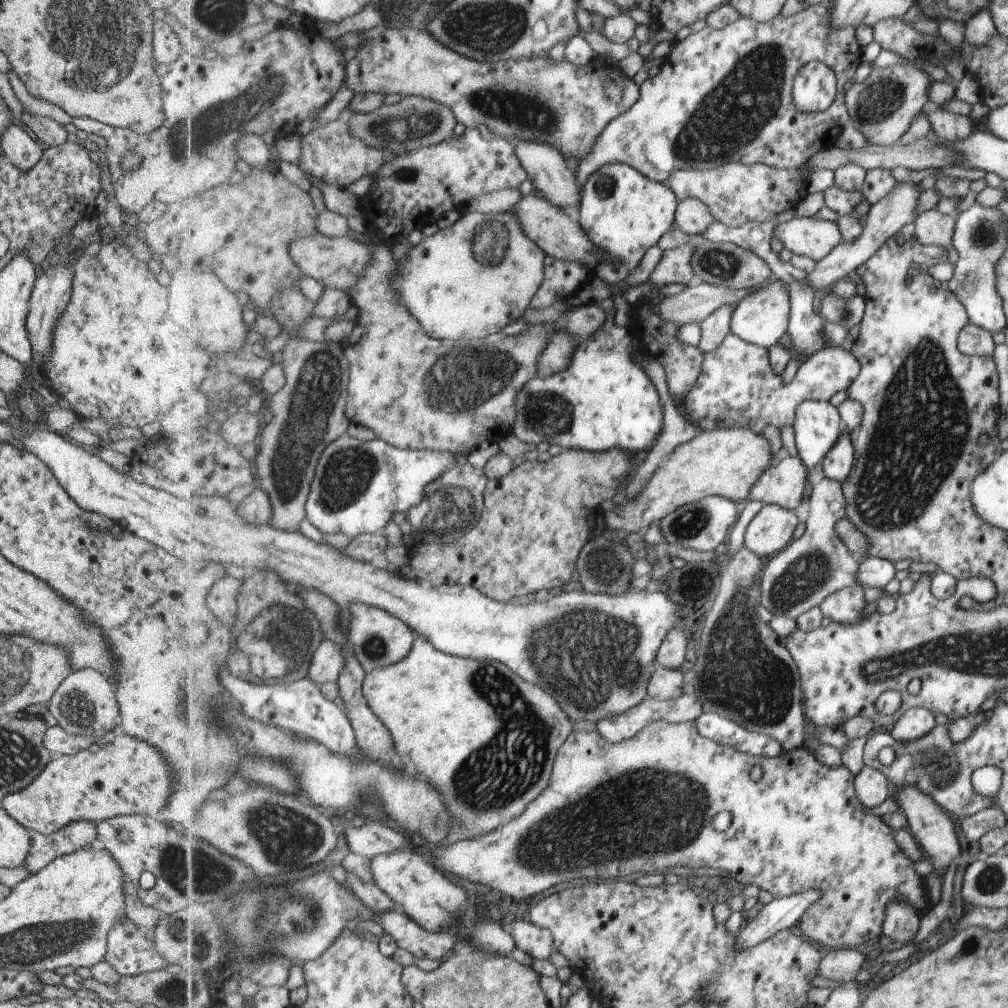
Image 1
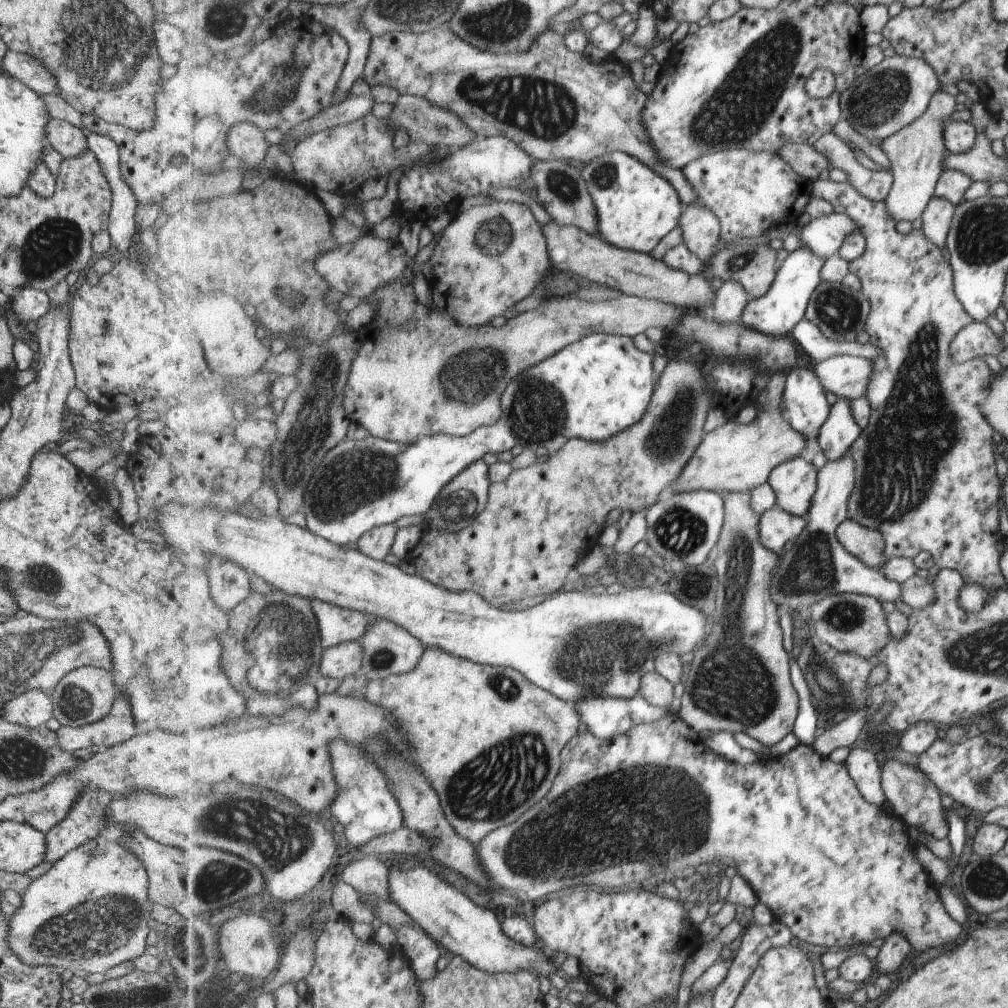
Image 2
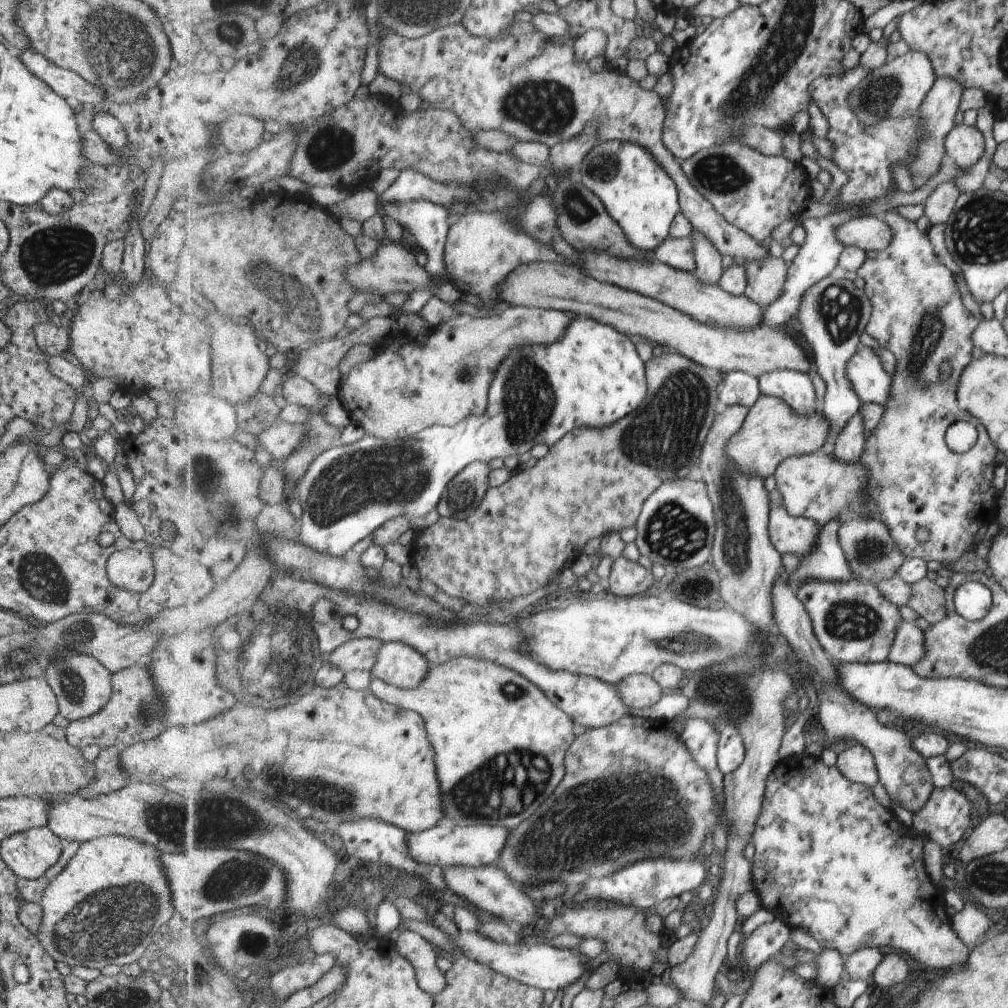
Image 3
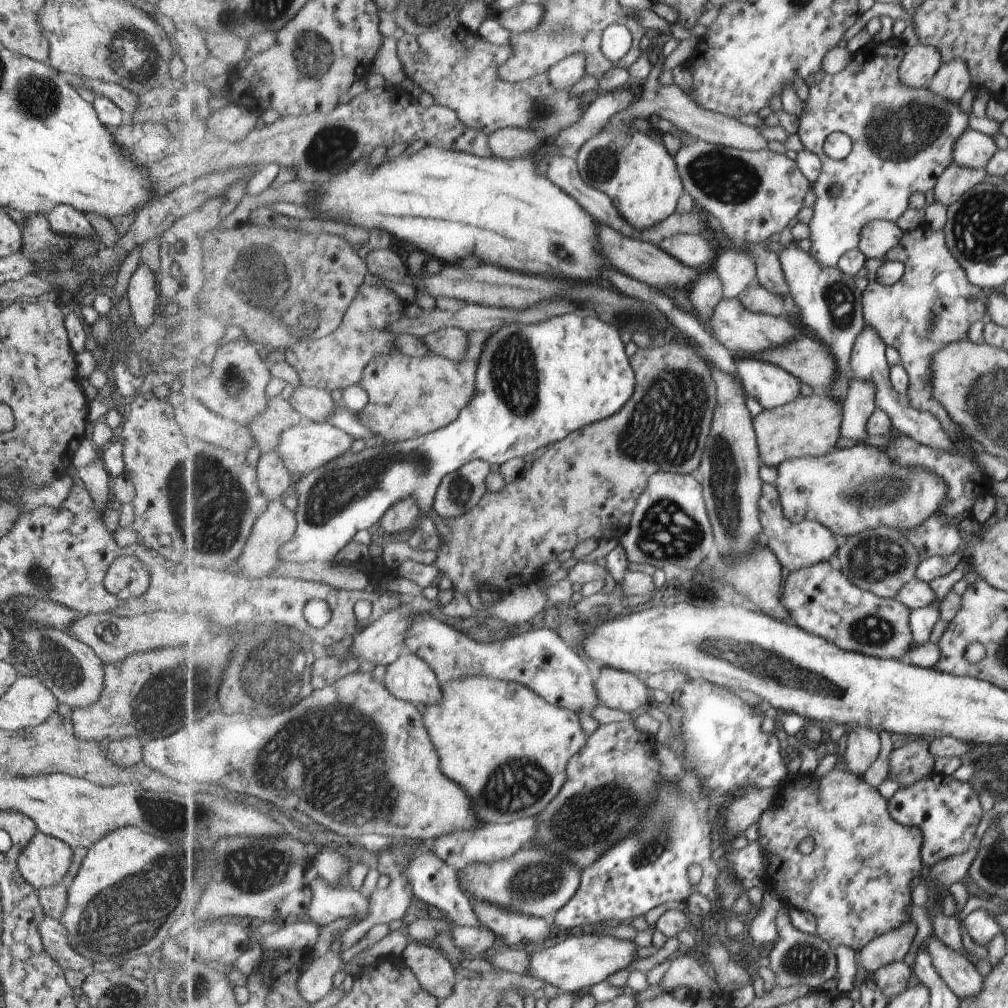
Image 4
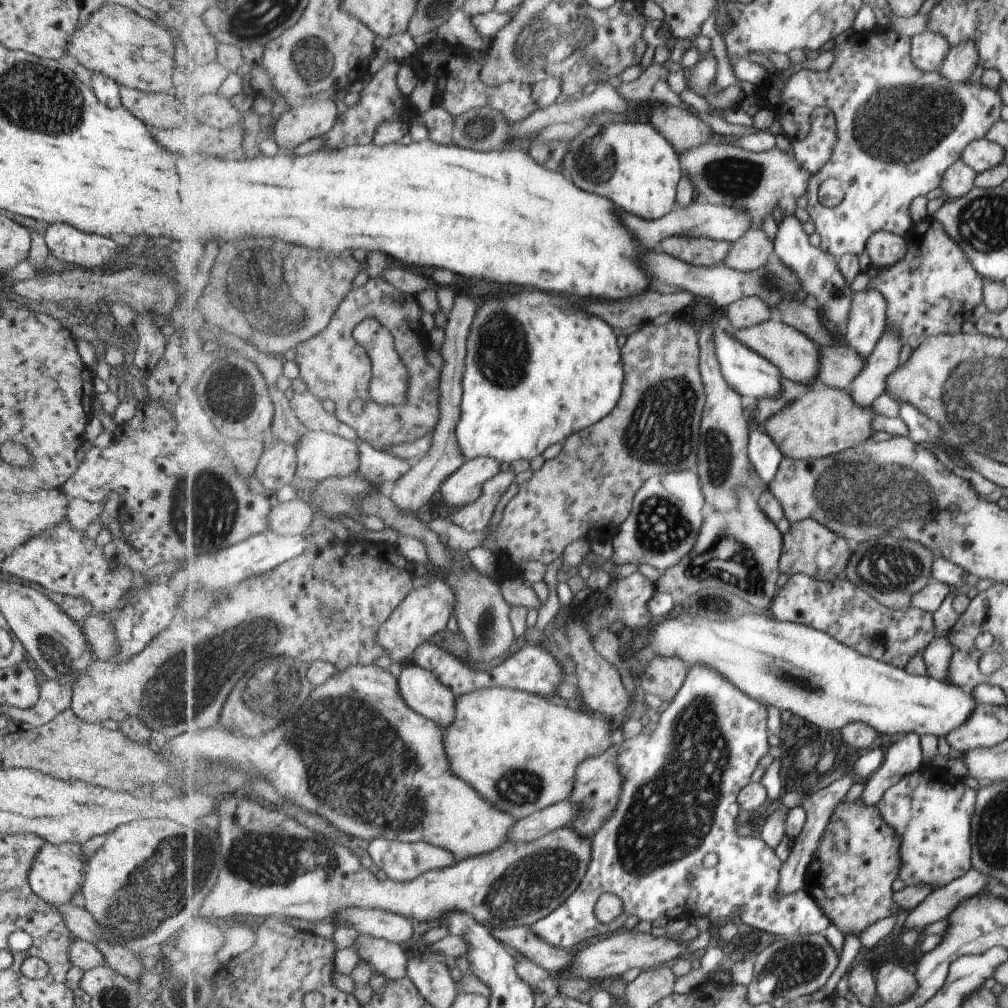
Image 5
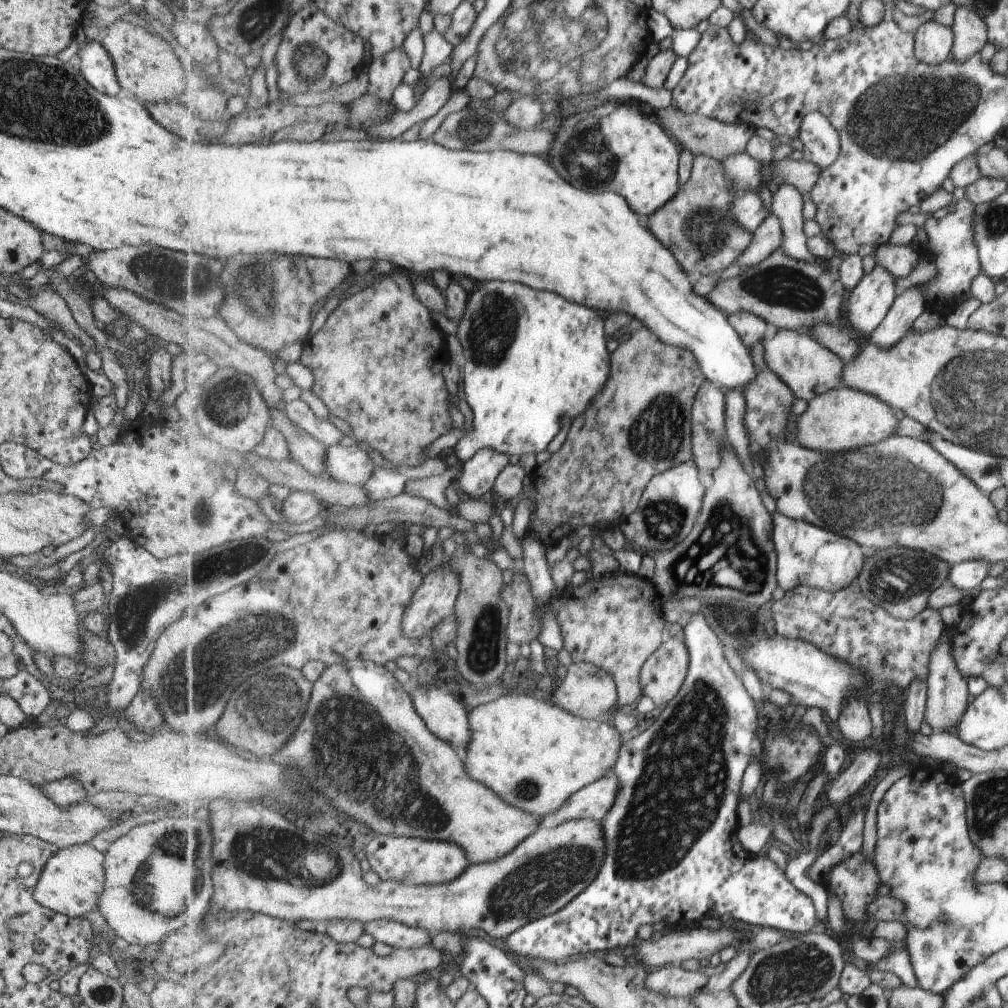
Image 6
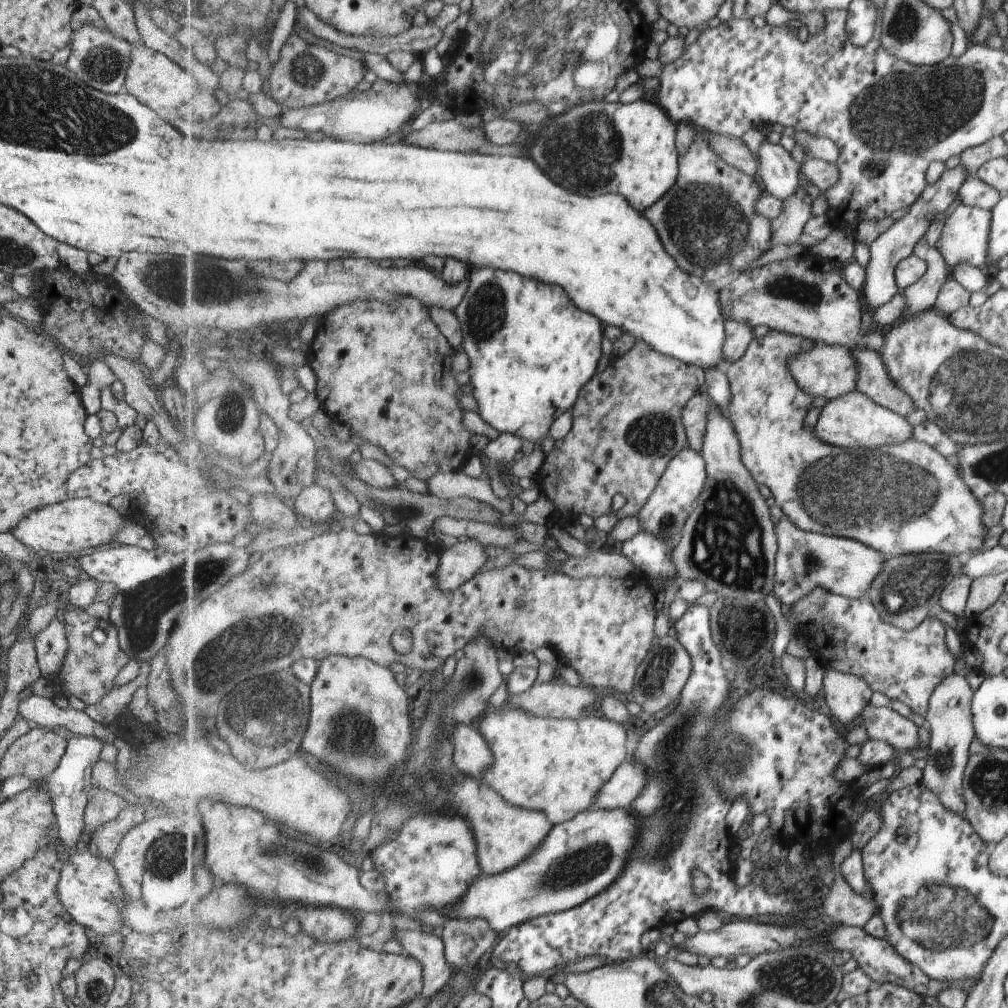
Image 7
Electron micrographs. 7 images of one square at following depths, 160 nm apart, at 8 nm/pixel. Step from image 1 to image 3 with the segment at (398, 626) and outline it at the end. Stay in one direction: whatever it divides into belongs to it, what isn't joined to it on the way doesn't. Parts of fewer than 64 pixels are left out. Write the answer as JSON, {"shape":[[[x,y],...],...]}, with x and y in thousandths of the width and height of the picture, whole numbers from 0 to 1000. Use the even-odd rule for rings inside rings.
{"shape":[[[384,636],[376,646],[373,660],[369,663],[369,673],[377,673],[393,682],[402,685],[412,685],[425,672],[428,659],[422,650],[404,638]]]}

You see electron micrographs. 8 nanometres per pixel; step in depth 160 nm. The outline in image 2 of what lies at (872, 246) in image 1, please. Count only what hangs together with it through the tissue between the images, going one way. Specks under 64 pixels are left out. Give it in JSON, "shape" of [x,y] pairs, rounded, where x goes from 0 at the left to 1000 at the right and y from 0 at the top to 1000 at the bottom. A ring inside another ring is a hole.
{"shape":[[[932,87],[924,94],[916,113],[888,133],[868,142],[883,160],[883,186],[876,200],[888,221],[893,218],[905,220],[912,216],[926,194],[925,188],[932,174],[938,169],[936,160],[940,152],[935,129],[943,111],[947,109],[948,102],[946,95]]]}

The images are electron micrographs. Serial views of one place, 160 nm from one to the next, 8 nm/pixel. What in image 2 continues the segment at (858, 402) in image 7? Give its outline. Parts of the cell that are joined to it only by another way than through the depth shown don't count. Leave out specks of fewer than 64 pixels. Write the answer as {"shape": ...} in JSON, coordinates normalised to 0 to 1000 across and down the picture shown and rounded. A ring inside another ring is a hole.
{"shape":[[[780,370],[767,371],[762,385],[756,387],[752,395],[752,413],[747,414],[745,421],[722,417],[717,423],[701,430],[675,474],[664,486],[670,489],[713,486],[715,491],[746,488],[761,479],[767,466],[774,460],[793,453],[801,442],[801,434],[791,429],[781,416],[778,403],[779,384]]]}

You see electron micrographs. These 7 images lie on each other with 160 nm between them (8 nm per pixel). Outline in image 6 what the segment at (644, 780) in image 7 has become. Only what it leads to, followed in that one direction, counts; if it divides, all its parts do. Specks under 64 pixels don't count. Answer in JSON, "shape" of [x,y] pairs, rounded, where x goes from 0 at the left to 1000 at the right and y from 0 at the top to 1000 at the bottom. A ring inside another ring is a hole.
{"shape":[[[612,769],[598,771],[571,786],[555,804],[537,812],[537,821],[551,821],[572,813],[597,814],[611,797],[615,783]]]}

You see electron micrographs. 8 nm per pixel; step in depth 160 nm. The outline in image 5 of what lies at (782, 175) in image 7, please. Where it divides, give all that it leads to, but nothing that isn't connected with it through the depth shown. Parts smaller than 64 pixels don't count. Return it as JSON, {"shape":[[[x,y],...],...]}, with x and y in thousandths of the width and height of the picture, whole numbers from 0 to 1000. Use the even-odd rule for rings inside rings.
{"shape":[[[776,212],[776,219],[772,222],[772,231],[768,238],[769,250],[781,264],[784,264],[792,272],[798,282],[798,290],[803,294],[803,301],[812,307],[816,307],[818,316],[828,321],[841,319],[845,293],[843,282],[834,270],[829,254],[818,250],[814,245],[807,244],[804,233],[797,226],[797,221],[790,212]]]}

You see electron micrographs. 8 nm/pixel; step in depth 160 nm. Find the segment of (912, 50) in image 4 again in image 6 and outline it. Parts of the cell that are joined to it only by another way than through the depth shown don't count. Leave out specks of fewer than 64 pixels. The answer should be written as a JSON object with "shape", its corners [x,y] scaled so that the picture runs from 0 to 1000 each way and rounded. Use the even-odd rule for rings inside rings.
{"shape":[[[928,21],[914,24],[906,34],[908,57],[919,64],[929,64],[942,58],[944,30]]]}

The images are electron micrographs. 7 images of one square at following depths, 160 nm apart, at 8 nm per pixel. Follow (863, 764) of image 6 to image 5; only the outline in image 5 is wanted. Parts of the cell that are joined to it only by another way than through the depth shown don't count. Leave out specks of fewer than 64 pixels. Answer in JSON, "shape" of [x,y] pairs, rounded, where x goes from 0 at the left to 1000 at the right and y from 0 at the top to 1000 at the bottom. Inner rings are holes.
{"shape":[[[842,766],[835,771],[820,779],[818,782],[814,782],[811,786],[807,787],[803,792],[800,790],[796,797],[796,802],[800,807],[800,814],[796,821],[796,824],[789,831],[786,843],[778,855],[778,861],[774,865],[774,888],[782,888],[790,886],[792,883],[799,881],[800,869],[804,862],[804,857],[807,855],[810,845],[813,841],[814,832],[819,826],[819,821],[822,819],[823,813],[829,805],[829,802],[833,799],[832,796],[842,788],[842,782],[847,778],[844,775]]]}

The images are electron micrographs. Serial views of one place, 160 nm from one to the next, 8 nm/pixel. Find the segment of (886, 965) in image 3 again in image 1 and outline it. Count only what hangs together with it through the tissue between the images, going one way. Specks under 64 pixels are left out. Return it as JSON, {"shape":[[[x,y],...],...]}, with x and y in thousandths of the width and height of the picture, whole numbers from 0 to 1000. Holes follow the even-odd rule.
{"shape":[[[886,894],[878,902],[876,922],[873,927],[885,933],[886,941],[901,937],[910,925],[912,913],[908,911],[908,904],[901,896]]]}

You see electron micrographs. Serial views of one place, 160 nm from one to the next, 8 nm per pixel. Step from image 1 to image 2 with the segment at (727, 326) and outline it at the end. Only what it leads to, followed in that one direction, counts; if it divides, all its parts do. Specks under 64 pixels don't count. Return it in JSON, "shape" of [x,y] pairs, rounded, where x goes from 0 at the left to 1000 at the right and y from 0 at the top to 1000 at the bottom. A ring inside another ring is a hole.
{"shape":[[[725,277],[717,280],[714,284],[704,312],[714,320],[735,318],[738,308],[744,299],[745,294],[736,283],[736,280]]]}

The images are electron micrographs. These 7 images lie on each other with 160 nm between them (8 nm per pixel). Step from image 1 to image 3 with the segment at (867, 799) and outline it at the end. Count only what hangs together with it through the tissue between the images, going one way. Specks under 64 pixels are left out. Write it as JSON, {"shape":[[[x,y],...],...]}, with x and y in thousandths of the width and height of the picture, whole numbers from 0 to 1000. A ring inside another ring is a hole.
{"shape":[[[855,738],[842,739],[830,750],[831,763],[847,777],[860,779],[862,782],[871,775],[869,760],[864,747]]]}

